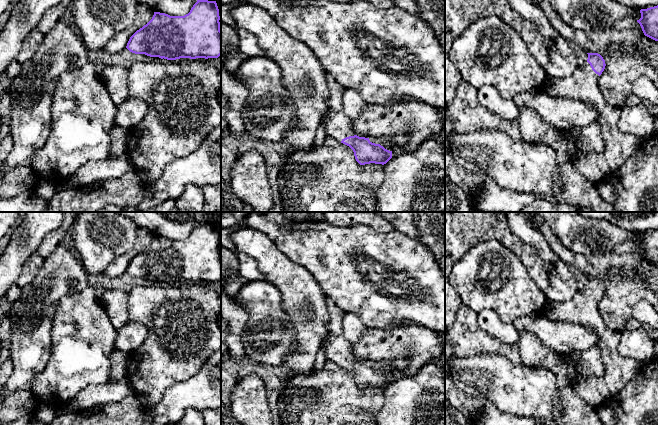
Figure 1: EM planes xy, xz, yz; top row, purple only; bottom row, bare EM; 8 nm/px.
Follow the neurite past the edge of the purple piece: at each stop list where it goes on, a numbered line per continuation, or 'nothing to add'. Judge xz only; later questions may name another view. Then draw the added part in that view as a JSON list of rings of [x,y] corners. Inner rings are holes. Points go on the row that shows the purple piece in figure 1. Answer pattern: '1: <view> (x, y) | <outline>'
1: xz (339, 126) | [[[328,74],[326,83],[329,89],[327,104],[332,109],[332,116],[326,124],[325,133],[341,142],[346,137],[356,135],[353,131],[353,121],[343,111],[343,92],[346,88]]]

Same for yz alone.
1: yz (582, 84) | [[[586,61],[568,77],[547,75],[541,90],[552,97],[578,99],[598,112],[596,122],[601,128],[606,149],[602,153],[587,154],[574,162],[578,171],[592,183],[609,178],[636,152],[640,144],[634,134],[619,129],[621,108],[605,101],[598,79],[599,75]]]

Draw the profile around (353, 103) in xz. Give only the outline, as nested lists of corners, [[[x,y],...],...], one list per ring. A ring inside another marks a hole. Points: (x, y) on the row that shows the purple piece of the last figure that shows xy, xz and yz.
[[[346,88],[343,92],[343,111],[351,121],[358,118],[367,104],[357,90]]]

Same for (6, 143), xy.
[[[10,135],[0,140],[0,166],[5,162],[6,157],[13,147],[13,140]]]

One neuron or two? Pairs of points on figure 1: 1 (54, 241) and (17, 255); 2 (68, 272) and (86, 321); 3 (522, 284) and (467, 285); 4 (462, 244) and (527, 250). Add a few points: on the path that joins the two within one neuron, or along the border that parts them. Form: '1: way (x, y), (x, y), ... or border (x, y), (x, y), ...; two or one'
1: border (53, 229), (43, 238), (36, 250); two
2: border (88, 285), (79, 292), (65, 295), (56, 305); two
3: way (508, 290), (489, 295), (481, 291); one
4: way (478, 233), (502, 233), (511, 241); one

